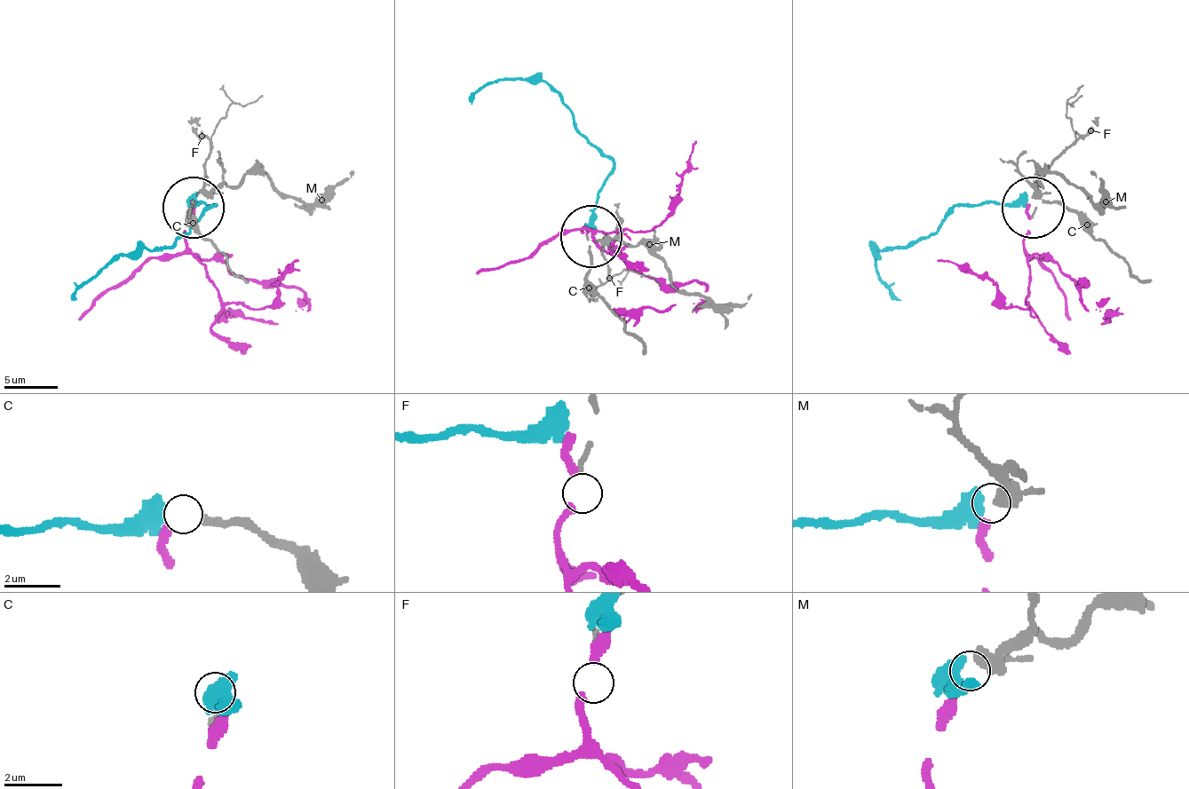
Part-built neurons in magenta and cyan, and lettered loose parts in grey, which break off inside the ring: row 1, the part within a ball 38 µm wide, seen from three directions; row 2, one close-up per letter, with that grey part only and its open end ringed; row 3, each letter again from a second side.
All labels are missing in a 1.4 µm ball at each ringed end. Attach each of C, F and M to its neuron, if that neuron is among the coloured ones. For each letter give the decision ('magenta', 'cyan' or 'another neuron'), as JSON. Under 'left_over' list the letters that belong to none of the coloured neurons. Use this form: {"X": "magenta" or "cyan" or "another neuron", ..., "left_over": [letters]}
{"C": "cyan", "F": "another neuron", "M": "magenta", "left_over": ["F"]}

